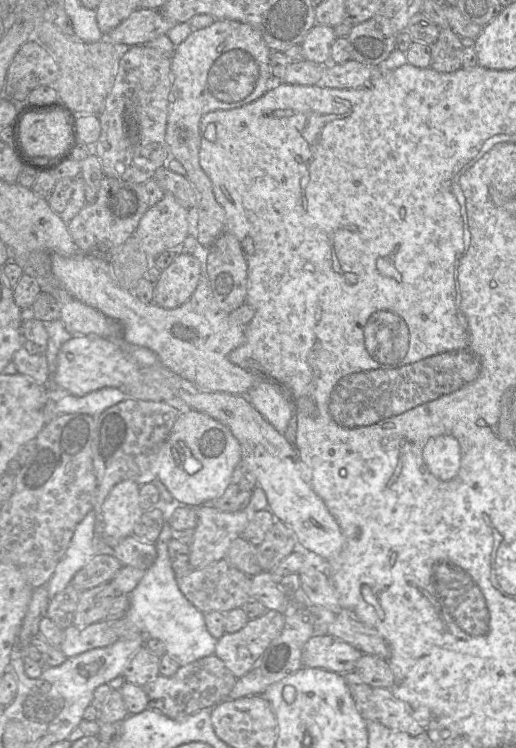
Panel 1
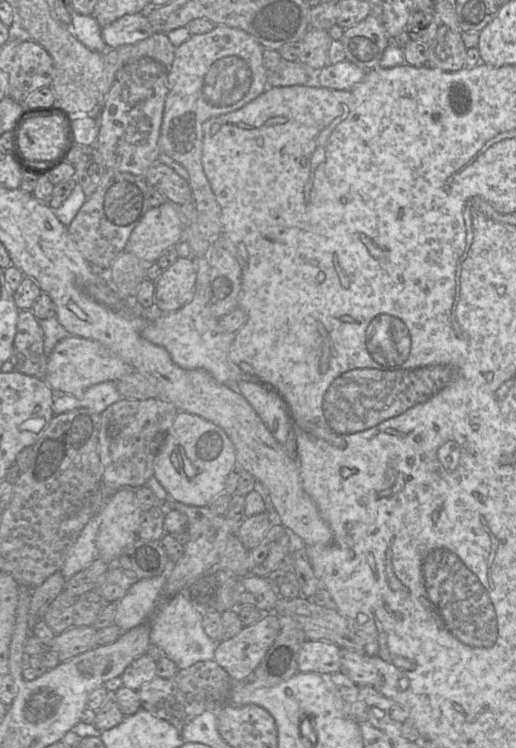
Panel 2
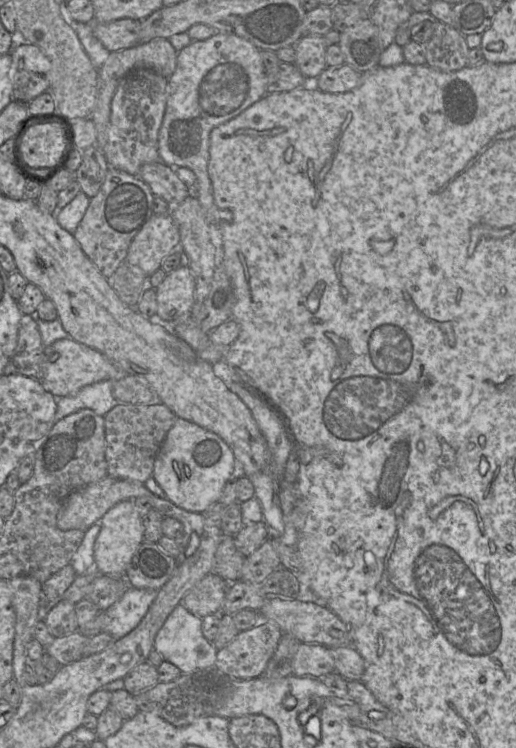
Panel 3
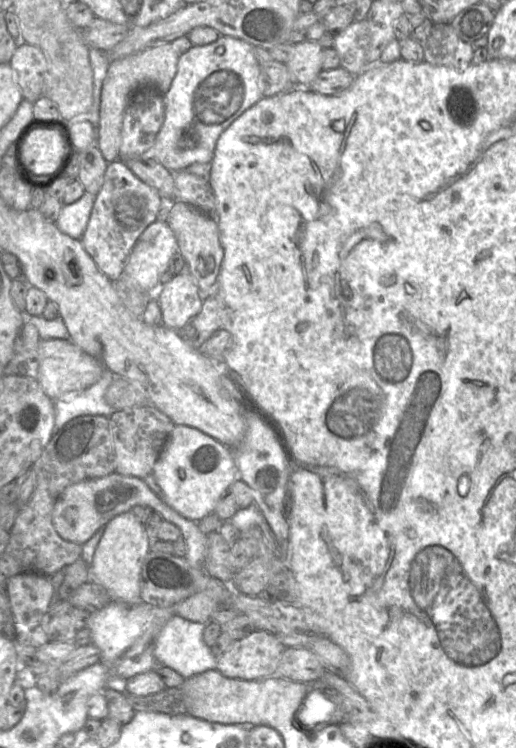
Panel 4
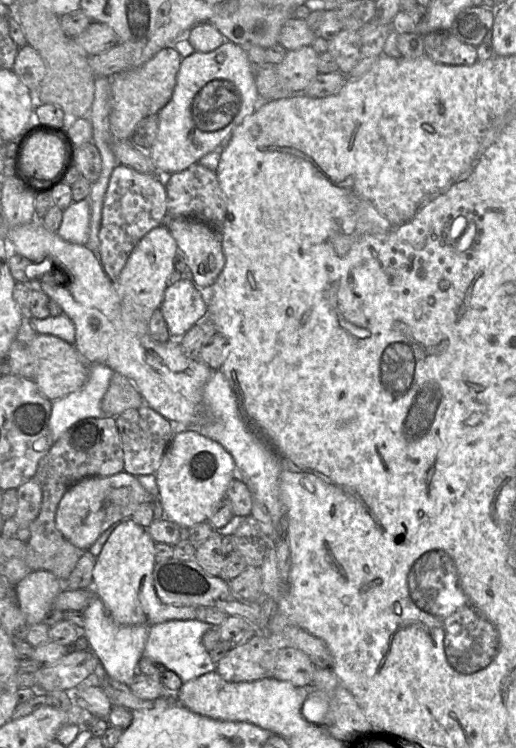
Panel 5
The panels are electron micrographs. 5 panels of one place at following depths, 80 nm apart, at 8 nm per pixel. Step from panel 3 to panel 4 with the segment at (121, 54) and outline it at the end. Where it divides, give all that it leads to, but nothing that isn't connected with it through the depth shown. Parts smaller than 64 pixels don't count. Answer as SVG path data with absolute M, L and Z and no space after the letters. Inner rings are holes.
M171 42L157 45L132 55L111 60L101 89L101 103L96 127L96 145L105 160L110 163L119 159L121 129L124 112L133 94L142 87L154 87L165 94L176 75L179 54Z

